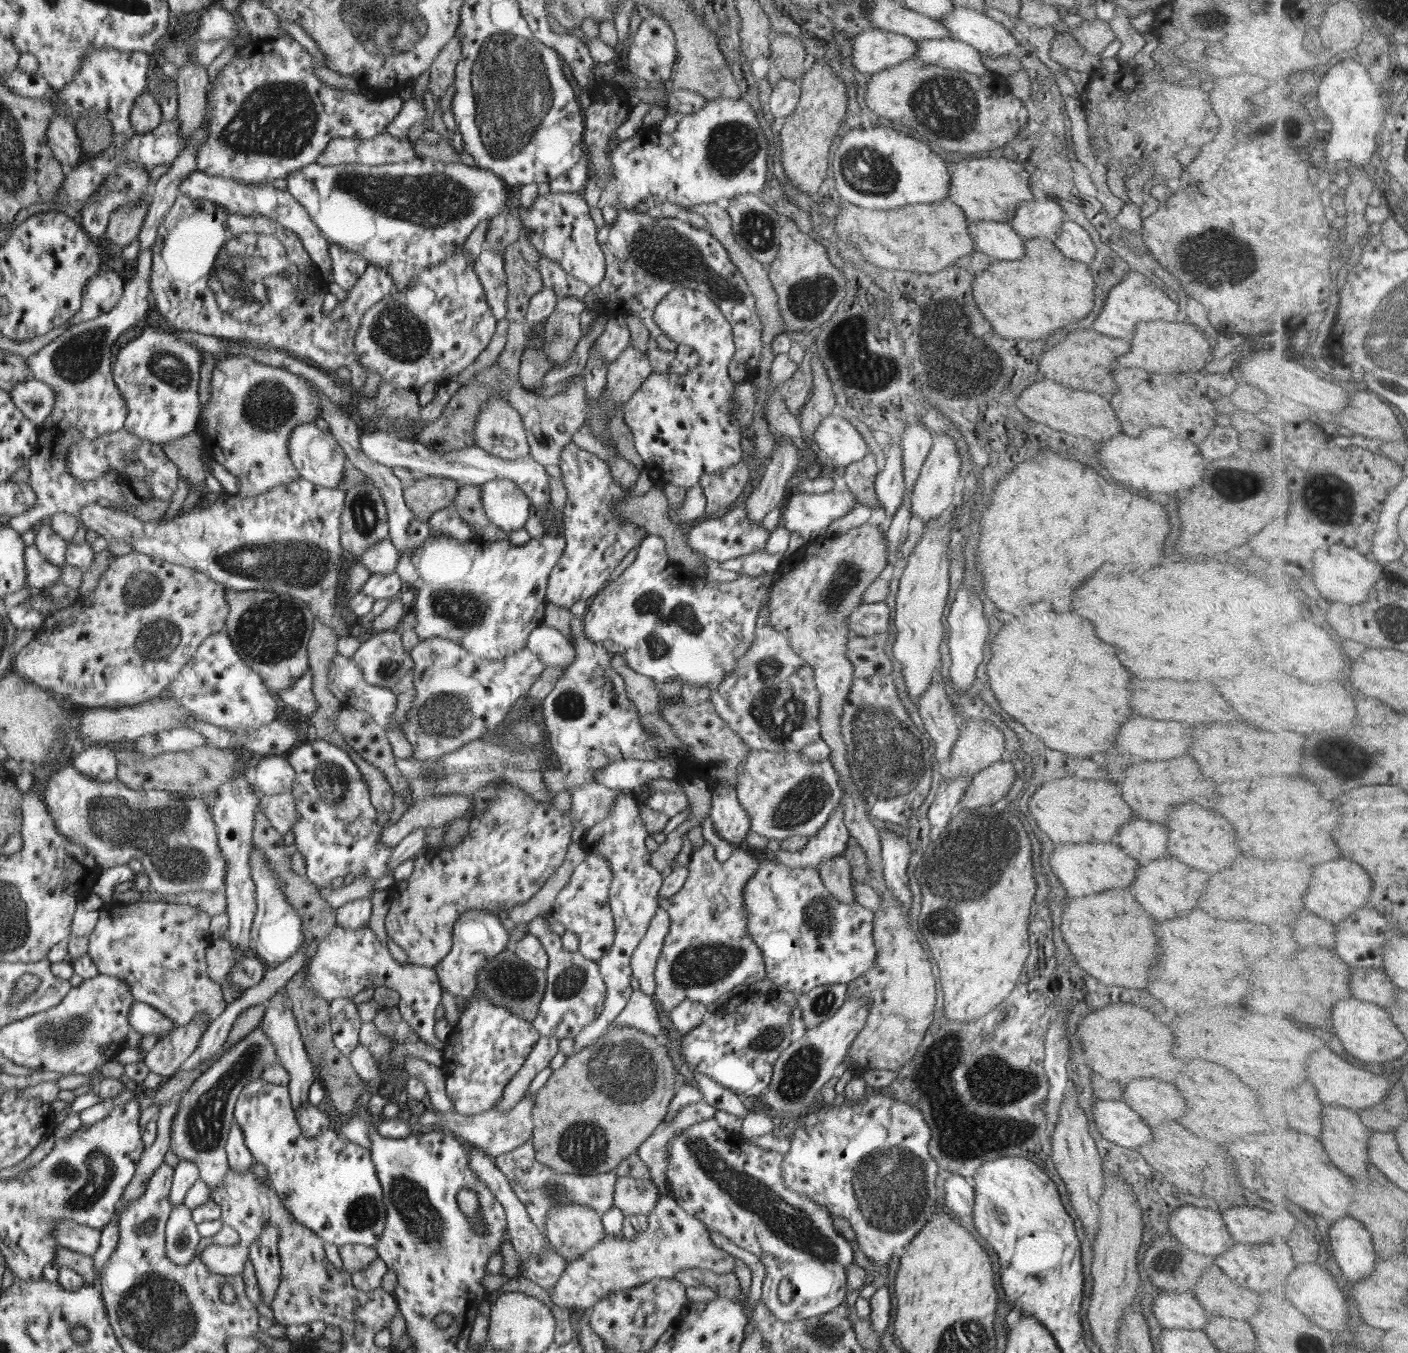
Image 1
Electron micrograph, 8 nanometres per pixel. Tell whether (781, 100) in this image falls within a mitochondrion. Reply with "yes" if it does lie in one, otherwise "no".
no

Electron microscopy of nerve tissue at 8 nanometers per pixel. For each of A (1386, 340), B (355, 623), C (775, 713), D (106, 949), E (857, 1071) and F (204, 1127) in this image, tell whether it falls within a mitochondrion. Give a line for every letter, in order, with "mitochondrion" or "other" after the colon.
A: mitochondrion
B: other
C: mitochondrion
D: other
E: other
F: mitochondrion

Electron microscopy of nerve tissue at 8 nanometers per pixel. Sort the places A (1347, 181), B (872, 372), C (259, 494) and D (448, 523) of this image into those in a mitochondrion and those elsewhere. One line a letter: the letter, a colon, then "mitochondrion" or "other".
A: other
B: mitochondrion
C: other
D: other

